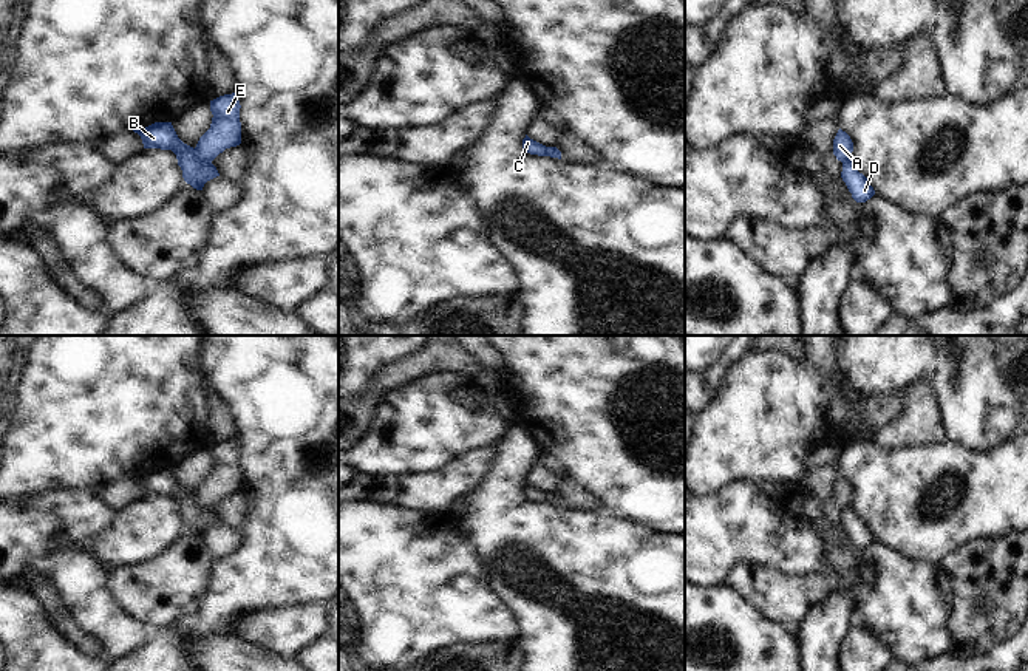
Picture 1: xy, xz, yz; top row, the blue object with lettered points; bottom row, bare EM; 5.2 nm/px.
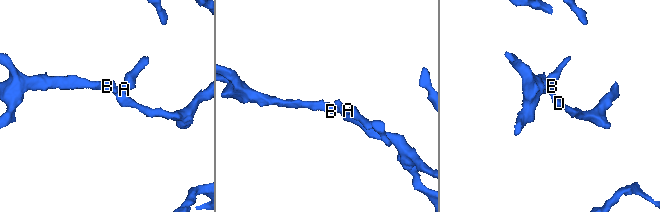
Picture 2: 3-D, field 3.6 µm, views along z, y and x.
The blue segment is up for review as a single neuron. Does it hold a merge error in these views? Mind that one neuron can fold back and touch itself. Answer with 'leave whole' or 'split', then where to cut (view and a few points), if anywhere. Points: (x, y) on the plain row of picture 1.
split; cut in xy along (194, 495), (194, 501), (198, 506), (211, 509)

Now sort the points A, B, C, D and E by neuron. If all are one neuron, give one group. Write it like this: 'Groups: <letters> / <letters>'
Groups: A E / B C D.

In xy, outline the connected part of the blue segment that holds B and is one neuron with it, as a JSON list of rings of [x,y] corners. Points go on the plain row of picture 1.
[[[155,468],[133,478],[141,482],[144,495],[172,496],[176,501],[184,527],[193,535],[203,536],[207,527],[220,523],[212,509],[201,509],[195,504],[195,495],[178,484],[172,468]]]

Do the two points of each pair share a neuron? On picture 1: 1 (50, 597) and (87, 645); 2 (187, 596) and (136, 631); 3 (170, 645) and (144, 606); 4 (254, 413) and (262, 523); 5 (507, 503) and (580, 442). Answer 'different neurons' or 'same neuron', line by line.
1: same neuron
2: different neurons
3: different neurons
4: same neuron
5: different neurons

